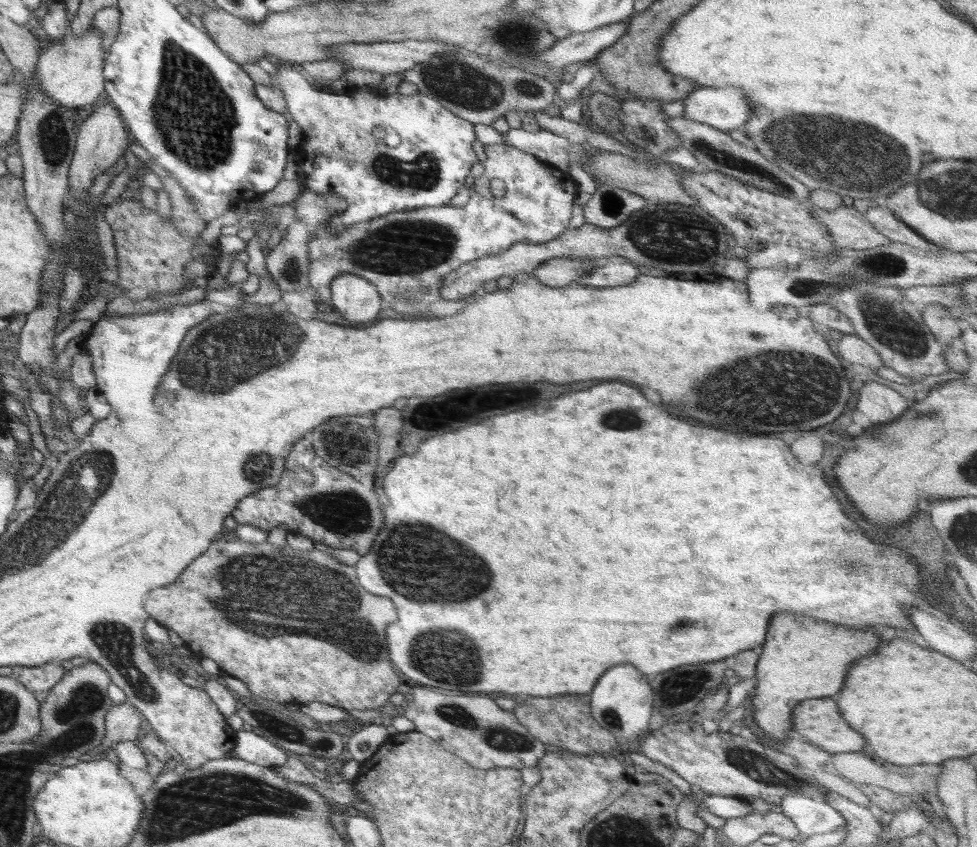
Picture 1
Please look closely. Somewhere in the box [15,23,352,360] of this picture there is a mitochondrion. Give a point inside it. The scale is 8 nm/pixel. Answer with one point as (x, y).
(186, 85)

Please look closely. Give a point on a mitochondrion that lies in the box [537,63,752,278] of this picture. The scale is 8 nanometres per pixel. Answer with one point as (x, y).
(672, 236)

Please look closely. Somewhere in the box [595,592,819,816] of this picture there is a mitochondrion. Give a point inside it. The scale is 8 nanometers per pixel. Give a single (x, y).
(758, 767)

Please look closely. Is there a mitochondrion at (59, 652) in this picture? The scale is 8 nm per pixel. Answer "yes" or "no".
no

